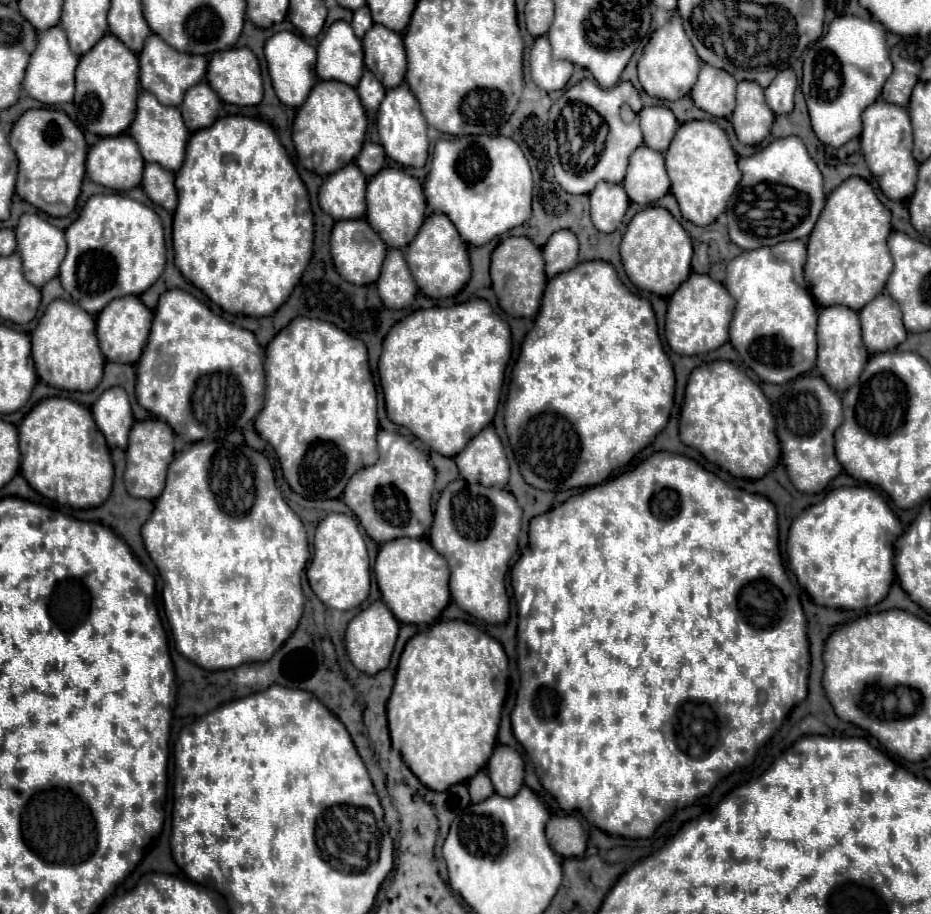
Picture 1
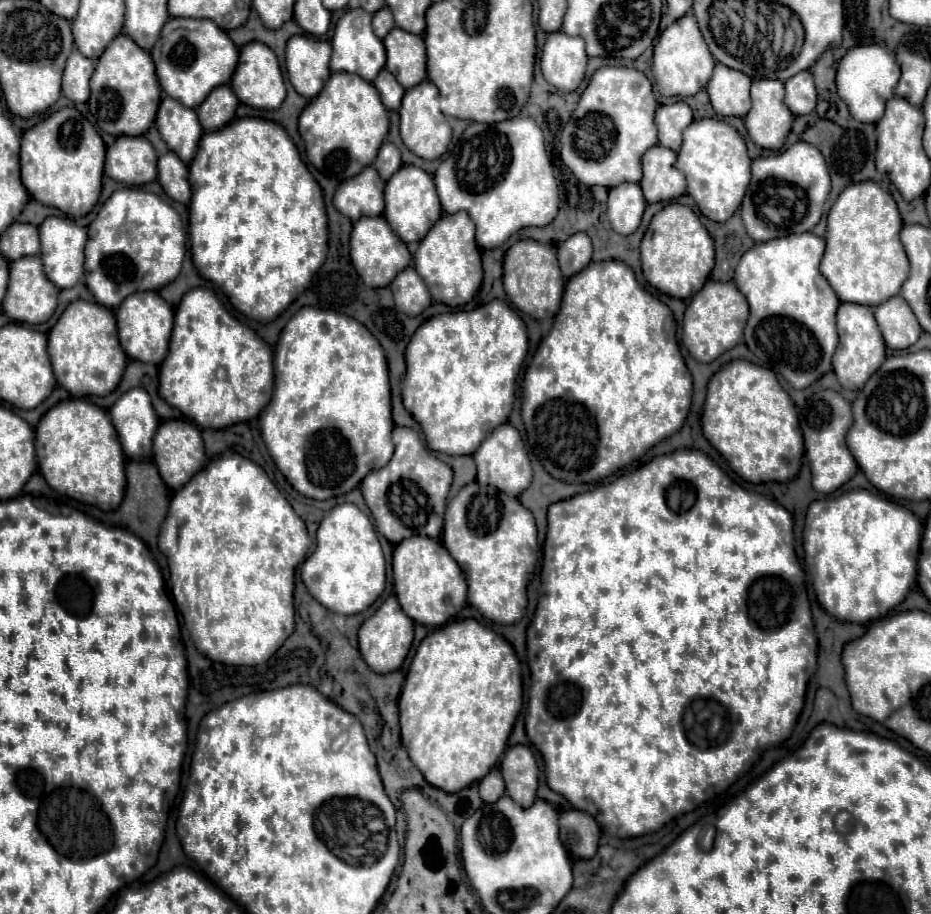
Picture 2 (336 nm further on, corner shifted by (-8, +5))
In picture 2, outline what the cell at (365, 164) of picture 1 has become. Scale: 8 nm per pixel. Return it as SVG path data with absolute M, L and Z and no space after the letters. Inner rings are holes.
M384 141L382 147L380 147L380 151L378 151L378 157L374 159L372 165L382 175L382 179L388 181L390 175L394 175L394 171L398 171L402 167L400 151L390 141Z

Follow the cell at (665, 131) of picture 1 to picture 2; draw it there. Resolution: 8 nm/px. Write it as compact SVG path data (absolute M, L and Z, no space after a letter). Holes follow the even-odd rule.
M684 101L660 105L654 121L658 127L658 143L662 147L678 151L682 143L682 131L692 123L692 111Z

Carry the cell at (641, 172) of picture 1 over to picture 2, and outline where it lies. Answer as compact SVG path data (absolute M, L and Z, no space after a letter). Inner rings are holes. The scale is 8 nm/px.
M654 145L642 155L642 181L644 199L648 203L670 201L686 193L686 179L676 167L676 153Z

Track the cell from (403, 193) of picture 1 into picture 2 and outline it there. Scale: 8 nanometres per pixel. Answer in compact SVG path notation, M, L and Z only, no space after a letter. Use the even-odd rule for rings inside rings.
M402 165L386 183L386 191L384 191L384 201L386 201L386 209L384 209L384 217L390 223L392 231L404 241L420 241L430 227L440 219L442 209L440 209L440 201L436 195L436 187L432 181L432 175L428 175L424 169L414 167L414 165Z

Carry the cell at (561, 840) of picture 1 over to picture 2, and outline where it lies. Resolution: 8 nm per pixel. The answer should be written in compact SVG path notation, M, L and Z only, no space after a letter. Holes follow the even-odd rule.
M570 809L560 815L560 839L574 857L592 859L598 847L600 827L592 815Z

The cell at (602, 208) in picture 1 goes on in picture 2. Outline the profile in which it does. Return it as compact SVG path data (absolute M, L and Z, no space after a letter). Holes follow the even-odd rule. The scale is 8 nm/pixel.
M620 183L610 189L608 195L608 221L612 229L620 235L630 235L638 229L642 213L646 209L646 199L638 183Z

